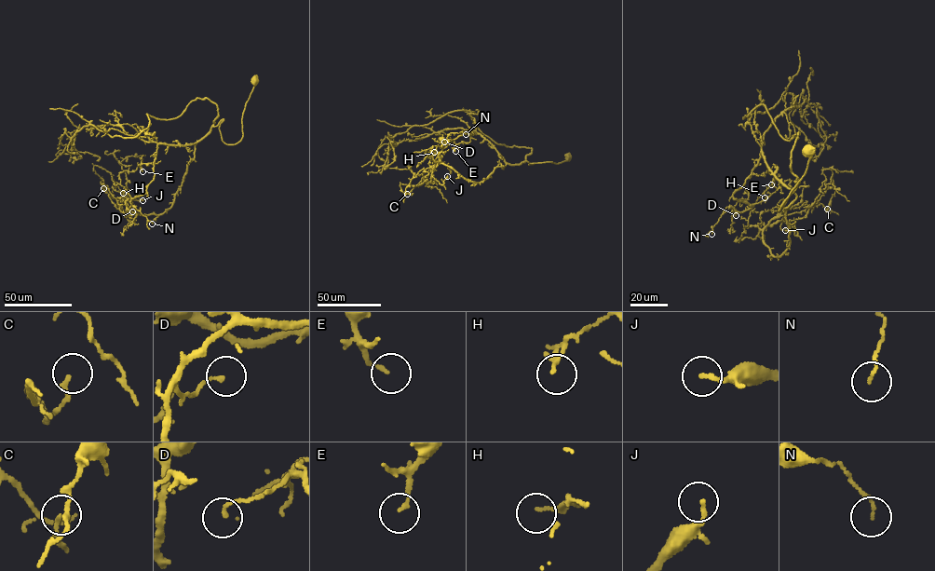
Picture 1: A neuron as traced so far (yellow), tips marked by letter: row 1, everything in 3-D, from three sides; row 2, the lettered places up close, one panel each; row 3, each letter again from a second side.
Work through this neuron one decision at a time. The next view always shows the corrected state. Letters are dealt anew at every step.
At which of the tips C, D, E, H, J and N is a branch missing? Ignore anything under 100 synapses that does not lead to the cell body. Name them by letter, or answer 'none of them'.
none of them

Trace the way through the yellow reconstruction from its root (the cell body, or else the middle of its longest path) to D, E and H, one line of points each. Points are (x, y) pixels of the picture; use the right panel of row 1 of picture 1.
D: (808, 152), (806, 172), (779, 210), (800, 179), (788, 188), (760, 153), (733, 195), (752, 208), (736, 215)
E: (808, 152), (806, 172), (779, 210), (800, 179), (788, 188), (760, 153), (752, 173), (771, 171), (771, 184)
H: (808, 152), (806, 172), (779, 210), (800, 179), (788, 188), (760, 153), (733, 197), (752, 205), (765, 197)

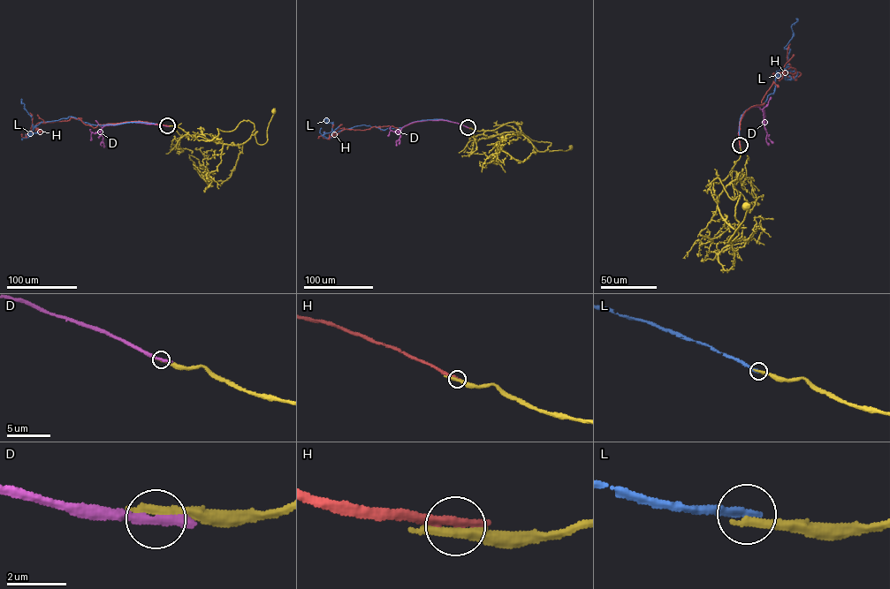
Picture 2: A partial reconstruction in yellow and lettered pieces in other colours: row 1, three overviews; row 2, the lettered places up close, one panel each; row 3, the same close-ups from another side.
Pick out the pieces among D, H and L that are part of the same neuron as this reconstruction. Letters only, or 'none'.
none

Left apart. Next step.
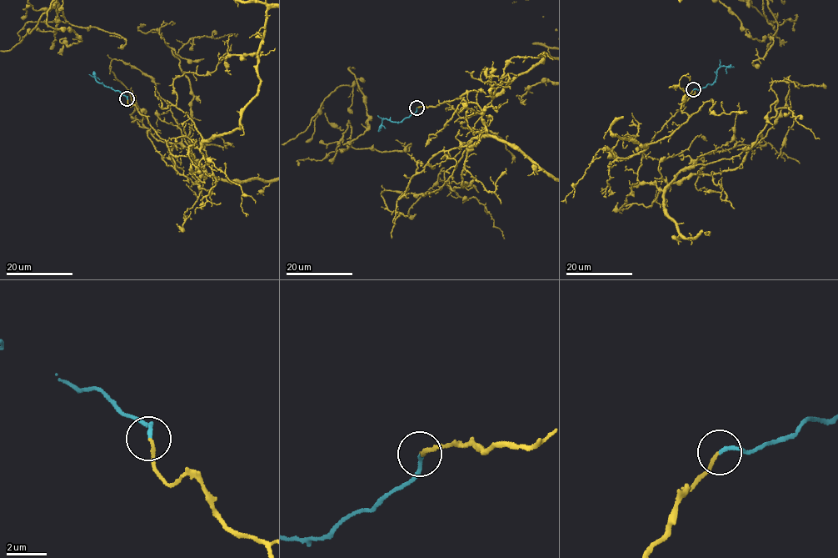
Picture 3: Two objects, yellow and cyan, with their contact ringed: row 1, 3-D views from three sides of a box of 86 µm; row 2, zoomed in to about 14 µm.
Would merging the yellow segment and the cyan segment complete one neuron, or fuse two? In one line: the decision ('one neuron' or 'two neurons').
one neuron

